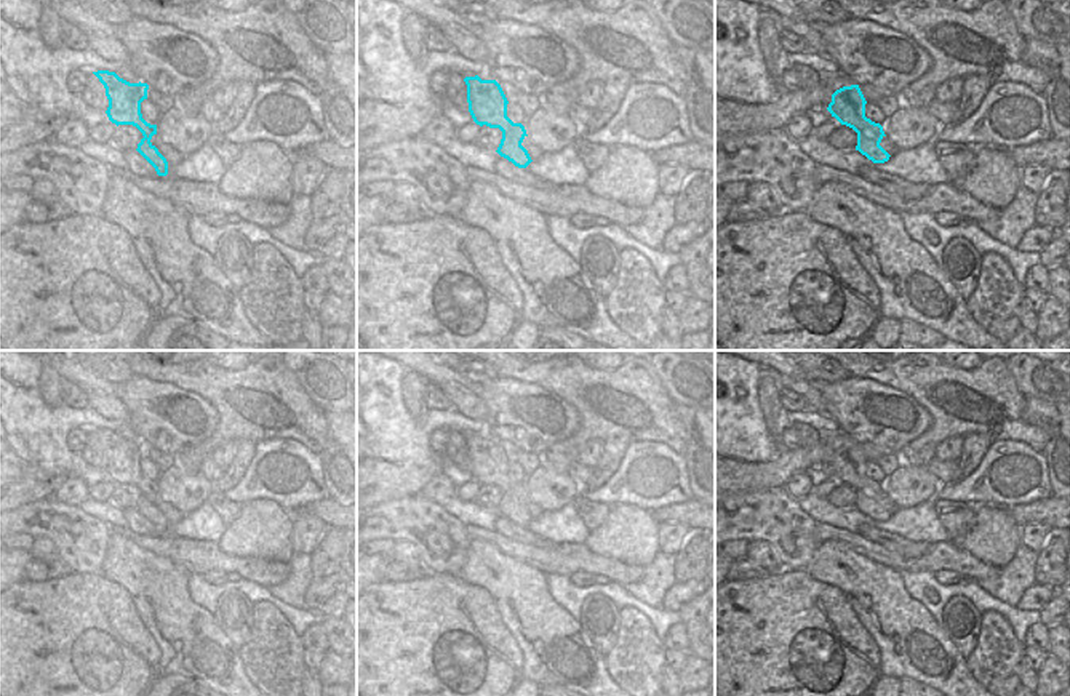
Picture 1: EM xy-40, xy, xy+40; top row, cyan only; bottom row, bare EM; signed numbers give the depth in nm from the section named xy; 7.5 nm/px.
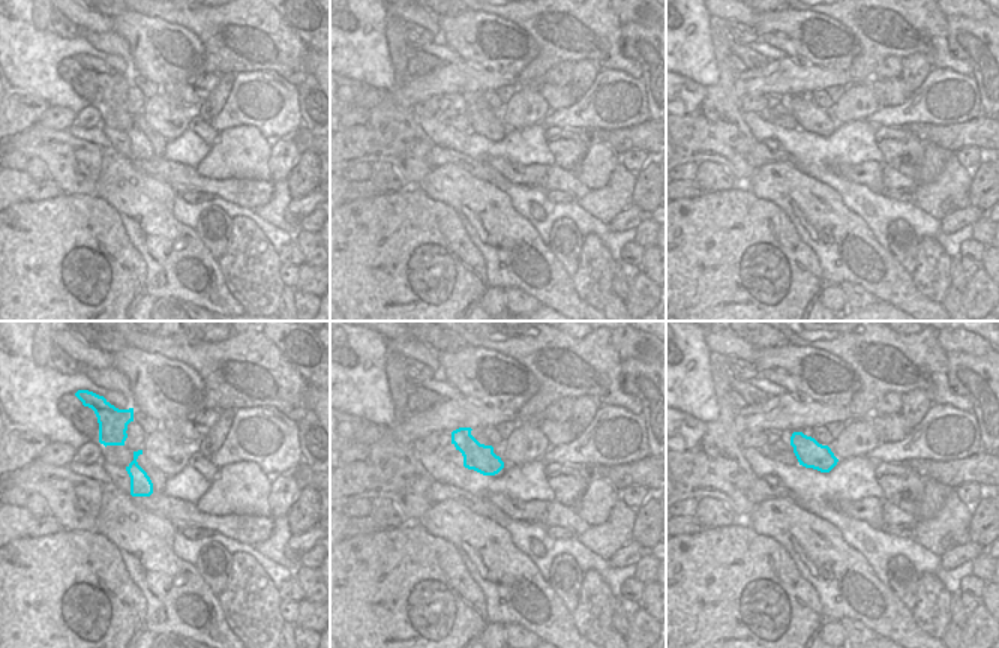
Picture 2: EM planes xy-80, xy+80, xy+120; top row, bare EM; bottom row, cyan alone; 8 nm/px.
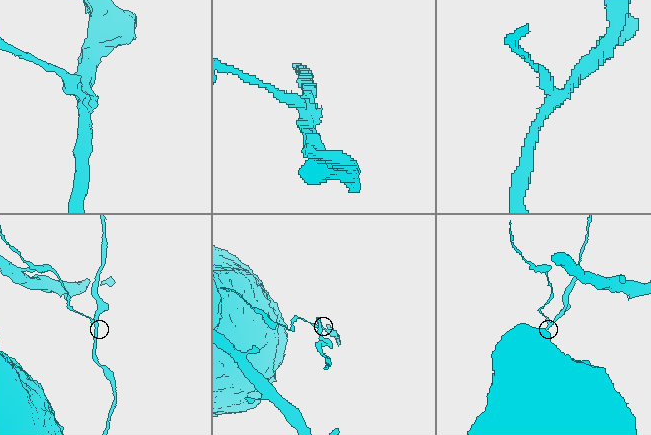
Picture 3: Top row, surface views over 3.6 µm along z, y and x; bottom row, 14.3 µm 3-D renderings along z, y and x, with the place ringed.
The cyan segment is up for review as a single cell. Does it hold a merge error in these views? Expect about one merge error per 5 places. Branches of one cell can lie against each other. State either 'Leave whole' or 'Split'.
Split.

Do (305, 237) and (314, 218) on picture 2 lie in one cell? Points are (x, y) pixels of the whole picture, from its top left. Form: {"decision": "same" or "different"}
{"decision": "different"}

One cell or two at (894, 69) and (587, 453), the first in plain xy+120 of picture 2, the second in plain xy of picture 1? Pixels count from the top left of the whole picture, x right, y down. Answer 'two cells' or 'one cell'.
one cell

